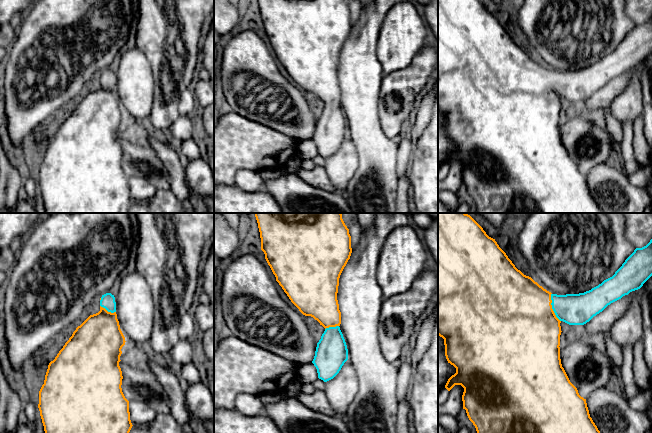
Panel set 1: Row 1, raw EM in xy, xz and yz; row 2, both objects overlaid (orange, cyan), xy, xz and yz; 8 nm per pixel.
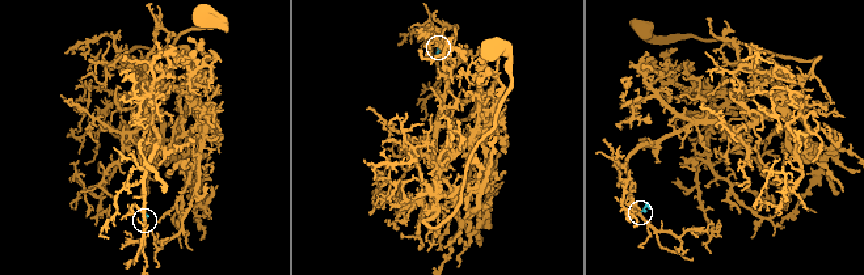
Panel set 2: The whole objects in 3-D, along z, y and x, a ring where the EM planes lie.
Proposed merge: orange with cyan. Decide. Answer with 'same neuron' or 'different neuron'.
same neuron

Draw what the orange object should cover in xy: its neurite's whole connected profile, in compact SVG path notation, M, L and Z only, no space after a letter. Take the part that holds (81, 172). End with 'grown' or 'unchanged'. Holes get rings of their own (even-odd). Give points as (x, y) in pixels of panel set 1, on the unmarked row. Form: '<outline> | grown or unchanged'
M102 71L100 87L90 91L76 104L72 112L48 141L44 160L39 167L38 184L45 213L128 213L132 204L129 177L122 168L122 147L119 142L125 113L116 90L115 73Z | grown

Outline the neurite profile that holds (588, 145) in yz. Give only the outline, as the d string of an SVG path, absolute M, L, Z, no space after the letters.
M584 111L560 126L560 135L570 158L584 175L599 164L610 163L615 155L608 133Z

